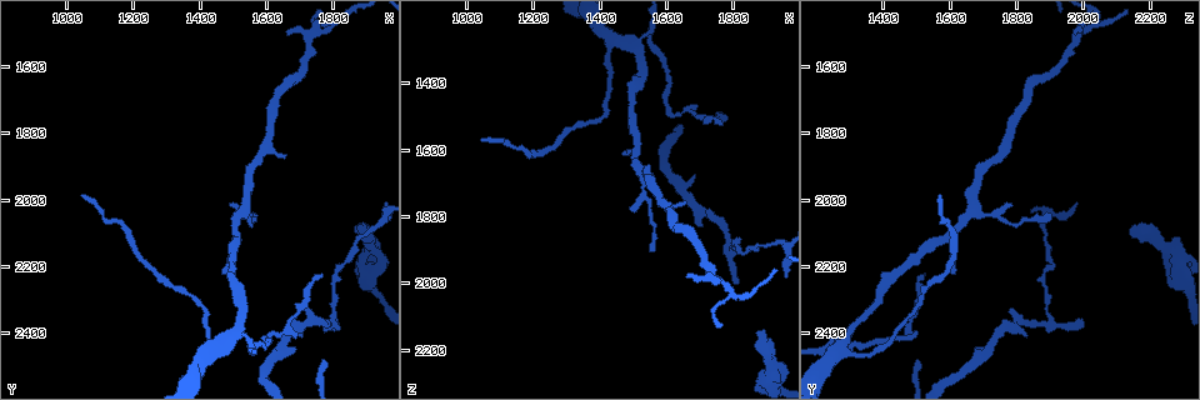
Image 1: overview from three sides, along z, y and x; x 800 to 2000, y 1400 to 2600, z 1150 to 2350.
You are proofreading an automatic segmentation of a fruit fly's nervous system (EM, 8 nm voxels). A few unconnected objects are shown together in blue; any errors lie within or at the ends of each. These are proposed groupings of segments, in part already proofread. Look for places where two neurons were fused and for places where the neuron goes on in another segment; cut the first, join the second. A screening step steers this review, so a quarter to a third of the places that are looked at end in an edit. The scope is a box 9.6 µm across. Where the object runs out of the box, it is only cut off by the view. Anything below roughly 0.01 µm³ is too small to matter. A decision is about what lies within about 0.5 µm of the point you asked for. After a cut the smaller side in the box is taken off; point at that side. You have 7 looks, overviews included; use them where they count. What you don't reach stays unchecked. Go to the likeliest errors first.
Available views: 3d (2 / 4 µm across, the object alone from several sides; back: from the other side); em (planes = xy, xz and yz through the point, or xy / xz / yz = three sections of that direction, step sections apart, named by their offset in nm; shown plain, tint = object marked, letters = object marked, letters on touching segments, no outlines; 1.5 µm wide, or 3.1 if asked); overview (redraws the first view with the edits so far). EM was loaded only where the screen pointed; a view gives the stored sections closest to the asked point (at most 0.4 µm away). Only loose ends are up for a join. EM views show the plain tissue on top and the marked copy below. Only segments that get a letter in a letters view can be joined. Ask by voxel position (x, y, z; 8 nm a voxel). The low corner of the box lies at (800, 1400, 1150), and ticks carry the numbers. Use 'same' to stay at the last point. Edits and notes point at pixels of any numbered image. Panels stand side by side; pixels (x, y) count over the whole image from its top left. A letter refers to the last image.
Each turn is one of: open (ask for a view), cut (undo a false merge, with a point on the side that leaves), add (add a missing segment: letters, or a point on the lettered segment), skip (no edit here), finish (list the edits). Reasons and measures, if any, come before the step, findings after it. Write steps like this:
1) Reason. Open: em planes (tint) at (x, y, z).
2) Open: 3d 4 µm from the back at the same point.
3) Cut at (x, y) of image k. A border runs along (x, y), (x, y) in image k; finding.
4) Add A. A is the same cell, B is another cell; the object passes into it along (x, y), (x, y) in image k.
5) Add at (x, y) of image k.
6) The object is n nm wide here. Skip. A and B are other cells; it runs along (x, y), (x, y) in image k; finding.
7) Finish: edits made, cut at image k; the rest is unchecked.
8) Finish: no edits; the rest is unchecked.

Arms run side by side. Open: 3d 4 µm at (1920, 2140, 2270).

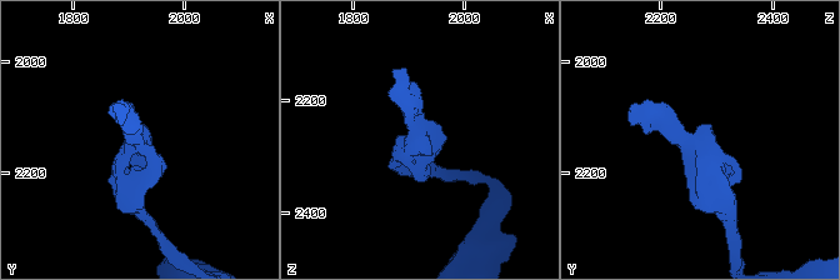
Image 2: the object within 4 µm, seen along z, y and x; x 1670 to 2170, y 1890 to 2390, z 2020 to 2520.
3 arms meet here; now the EM. Open: em planes (letters) at (1925, 2140, 2275).

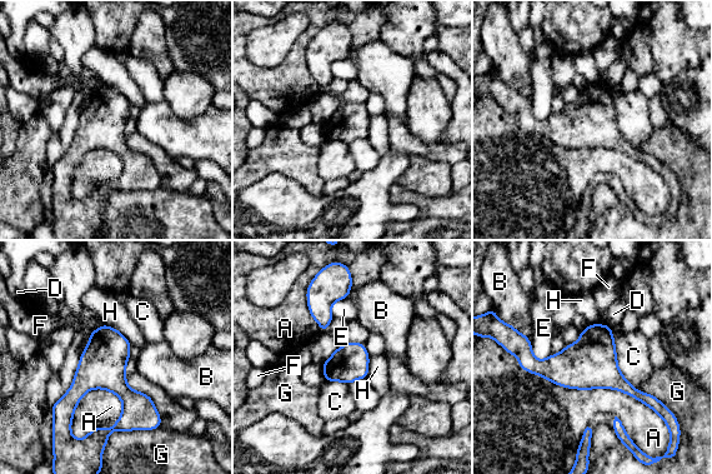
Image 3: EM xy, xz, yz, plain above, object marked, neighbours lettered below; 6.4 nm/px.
Skip. A, B, C, D, E, F, G and H are other cells; all the same neuron.

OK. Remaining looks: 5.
Open: 3d 2 µm at (1770, 2210, 1520).

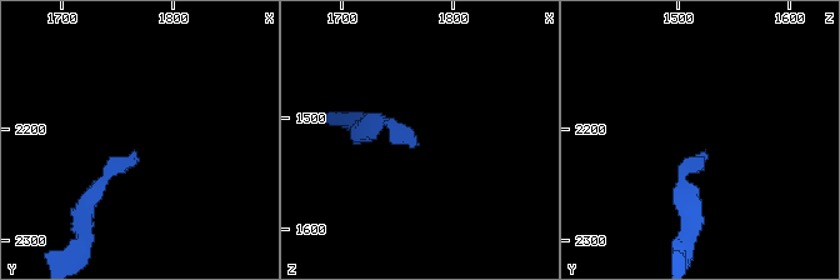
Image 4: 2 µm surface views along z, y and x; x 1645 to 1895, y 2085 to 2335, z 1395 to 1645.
Need the tissue. Open: em planes (letters) at (1762, 2218, 1524).

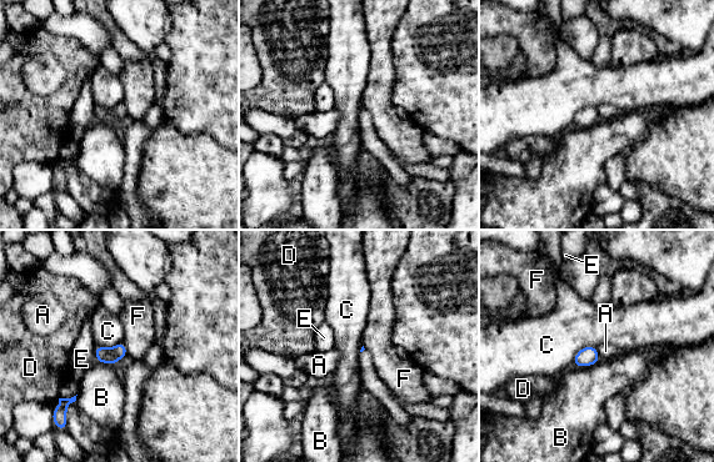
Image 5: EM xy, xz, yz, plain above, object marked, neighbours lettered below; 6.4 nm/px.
Skip. A, B, C, D, E and F are other cells; a border runs along (597, 347), (584, 346), (572, 363) in image 5; no lettered segment goes on from it.

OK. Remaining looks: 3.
Four or more arms meet. Open: 3d 4 µm at (1500, 2410, 1290).

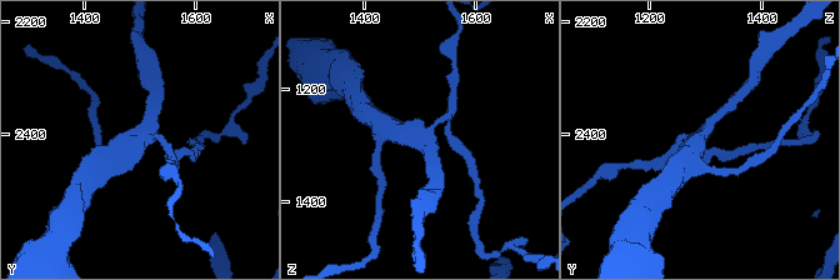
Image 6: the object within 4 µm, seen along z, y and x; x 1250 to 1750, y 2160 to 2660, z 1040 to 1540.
4 arms meet here; need the tissue. Open: em planes (letters) at (1500, 2405, 1295).

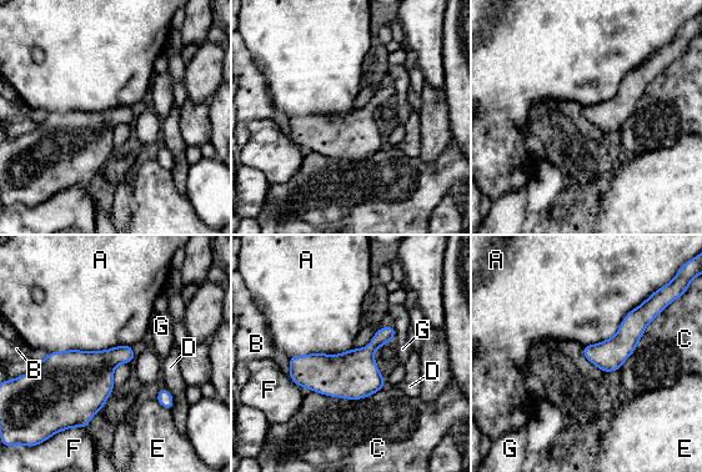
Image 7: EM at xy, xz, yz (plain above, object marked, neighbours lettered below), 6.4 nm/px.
Skip. A, B, C, D, E, F and G are other cells; a border runs along (678, 296), (647, 325), (618, 370) in image 7; one neuron here.

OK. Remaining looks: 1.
Finish: no edits; the rest is unchecked.

